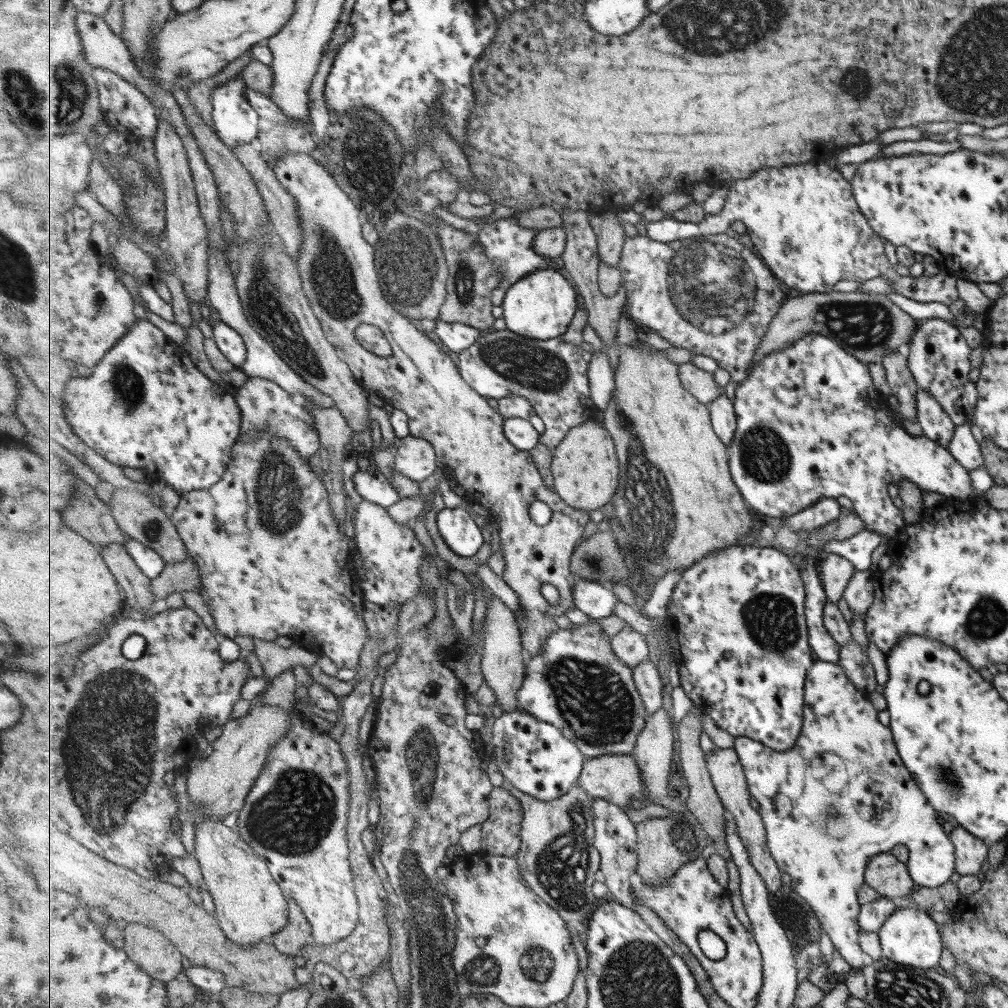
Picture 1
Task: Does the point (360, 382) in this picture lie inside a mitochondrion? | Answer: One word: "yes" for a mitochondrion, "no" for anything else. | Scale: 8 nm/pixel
no

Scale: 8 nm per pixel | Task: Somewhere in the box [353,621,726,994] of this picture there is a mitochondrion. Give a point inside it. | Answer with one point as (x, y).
(590, 699)

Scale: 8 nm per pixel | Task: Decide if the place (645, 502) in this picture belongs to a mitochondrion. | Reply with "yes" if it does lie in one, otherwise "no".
yes

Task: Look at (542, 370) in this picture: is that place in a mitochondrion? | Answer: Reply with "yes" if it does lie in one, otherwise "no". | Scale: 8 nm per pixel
yes

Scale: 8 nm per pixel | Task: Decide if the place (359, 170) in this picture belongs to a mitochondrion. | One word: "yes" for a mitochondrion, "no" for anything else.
yes

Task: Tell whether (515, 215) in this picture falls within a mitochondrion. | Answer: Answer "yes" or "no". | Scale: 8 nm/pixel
no

